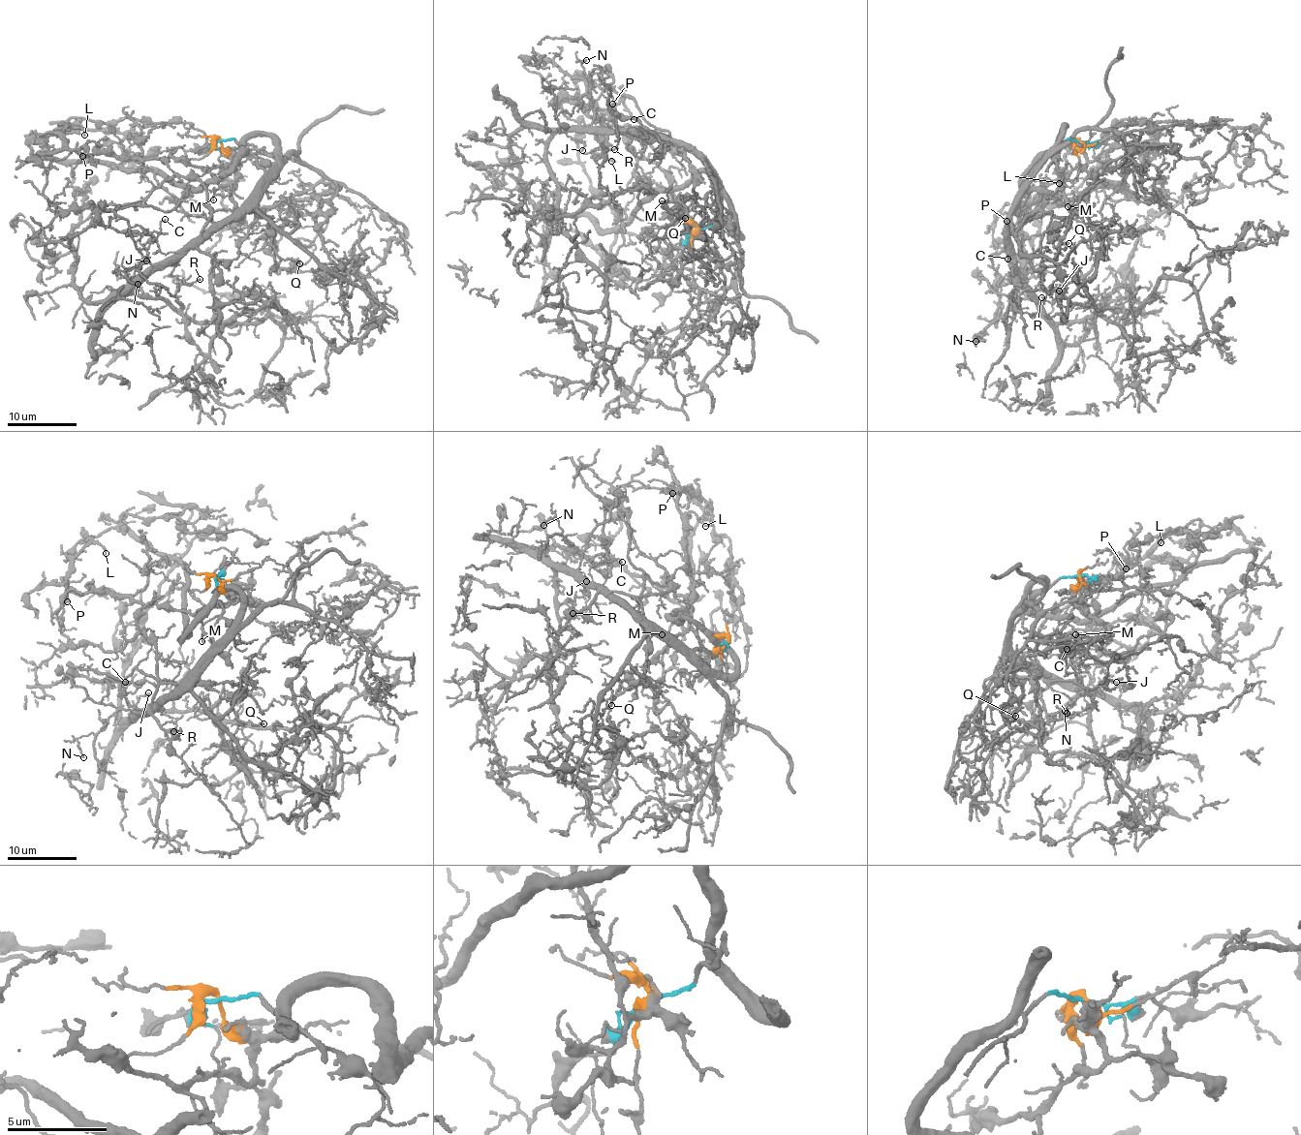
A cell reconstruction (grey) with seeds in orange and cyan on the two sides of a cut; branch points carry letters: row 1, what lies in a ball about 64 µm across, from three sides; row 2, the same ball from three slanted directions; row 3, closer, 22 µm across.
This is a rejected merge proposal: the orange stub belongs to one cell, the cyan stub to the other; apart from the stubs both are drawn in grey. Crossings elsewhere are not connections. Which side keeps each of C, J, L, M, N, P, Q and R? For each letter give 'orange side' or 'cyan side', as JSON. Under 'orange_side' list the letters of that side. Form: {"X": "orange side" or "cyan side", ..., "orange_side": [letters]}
{"C": "cyan side", "J": "cyan side", "L": "orange side", "M": "orange side", "N": "cyan side", "P": "orange side", "Q": "cyan side", "R": "cyan side", "orange_side": ["L", "M", "P"]}

